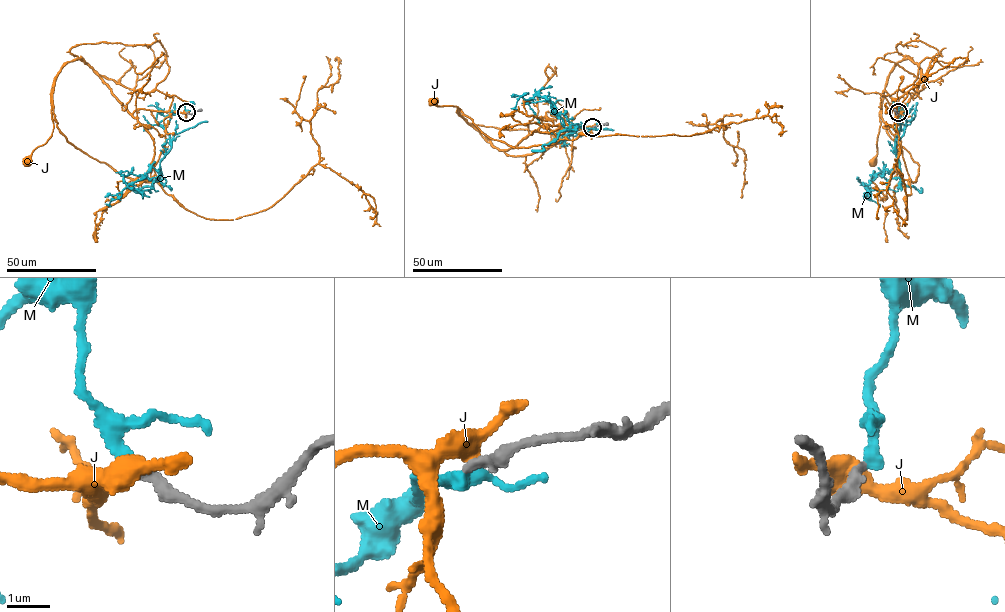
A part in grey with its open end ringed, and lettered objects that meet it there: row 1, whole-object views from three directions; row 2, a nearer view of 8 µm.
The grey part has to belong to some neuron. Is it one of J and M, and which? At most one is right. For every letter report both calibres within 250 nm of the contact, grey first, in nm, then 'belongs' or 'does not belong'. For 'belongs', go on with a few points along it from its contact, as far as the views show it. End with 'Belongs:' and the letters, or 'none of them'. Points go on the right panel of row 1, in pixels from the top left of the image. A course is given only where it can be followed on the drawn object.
J: 300 nm thick on the grey side, 380 nm on the other; does not belong
M: 280 nm thick on the grey side, 320 nm on the other; belongs; it runs (898, 112), (901, 105), (906, 114), (895, 145), (900, 176), (886, 189), (867, 188), (865, 198), (879, 203)
Belongs: M

